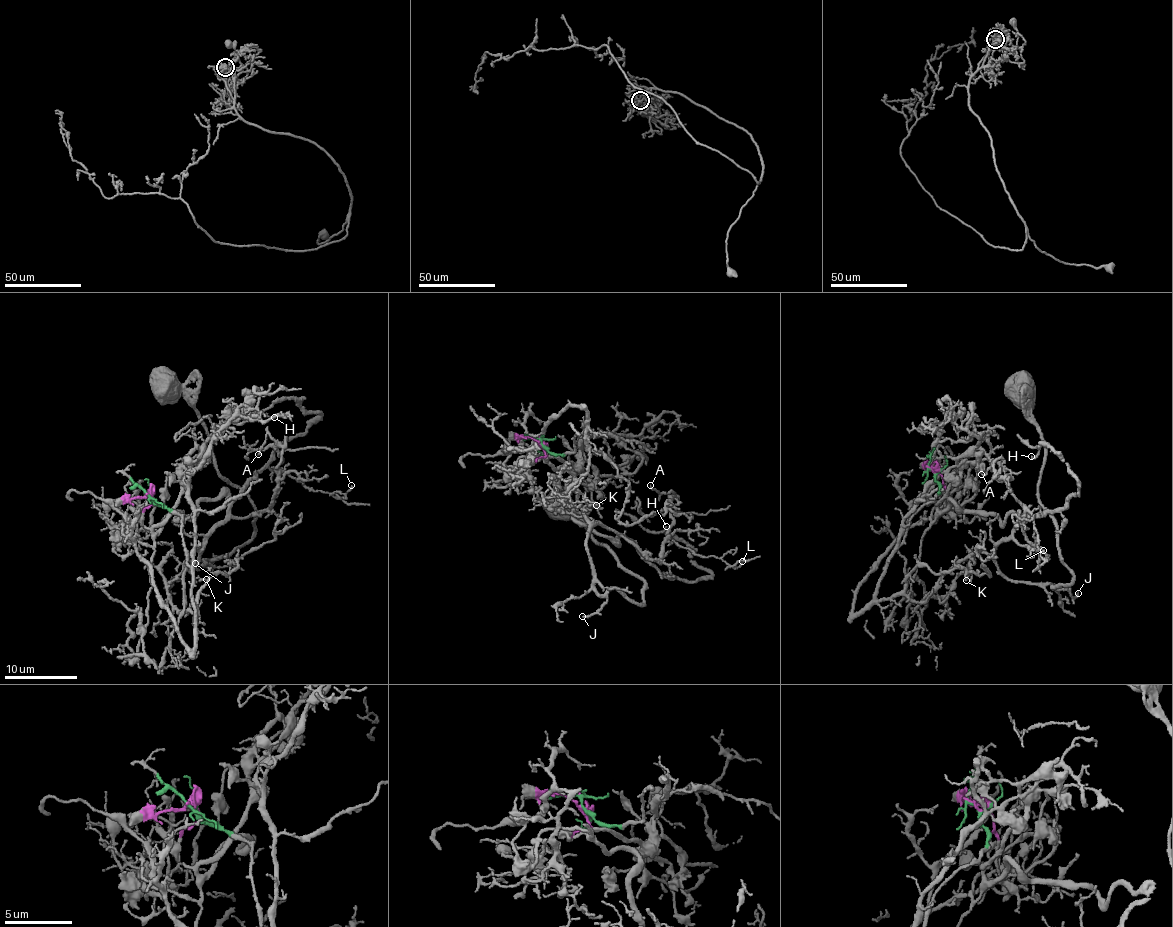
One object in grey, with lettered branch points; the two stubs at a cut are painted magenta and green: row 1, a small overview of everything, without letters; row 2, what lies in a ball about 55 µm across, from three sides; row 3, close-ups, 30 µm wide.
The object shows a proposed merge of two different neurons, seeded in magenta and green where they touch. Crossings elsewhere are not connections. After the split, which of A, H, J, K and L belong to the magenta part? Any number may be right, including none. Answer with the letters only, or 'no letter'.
A, H, J, L

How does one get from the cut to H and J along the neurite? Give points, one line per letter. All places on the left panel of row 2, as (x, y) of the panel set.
H: (149, 495), (146, 527), (230, 503), (319, 417), (291, 397), (265, 411), (274, 416)
J: (149, 495), (146, 527), (226, 498), (228, 515), (198, 569), (218, 556), (194, 563)

